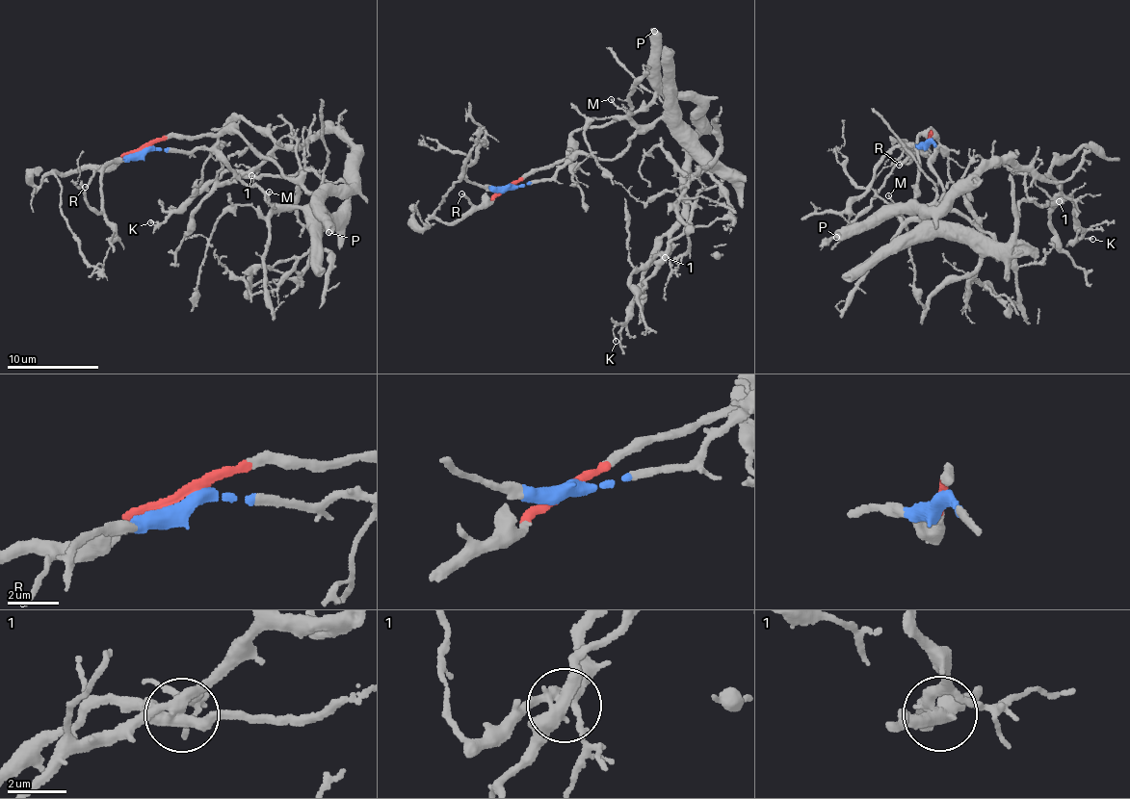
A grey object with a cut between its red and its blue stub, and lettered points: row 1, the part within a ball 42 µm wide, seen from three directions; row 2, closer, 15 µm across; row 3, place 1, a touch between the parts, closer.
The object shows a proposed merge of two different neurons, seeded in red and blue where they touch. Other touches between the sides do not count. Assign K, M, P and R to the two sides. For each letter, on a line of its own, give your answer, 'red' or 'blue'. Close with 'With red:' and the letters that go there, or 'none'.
K: blue
M: blue
P: red
R: red
With red: P, R

